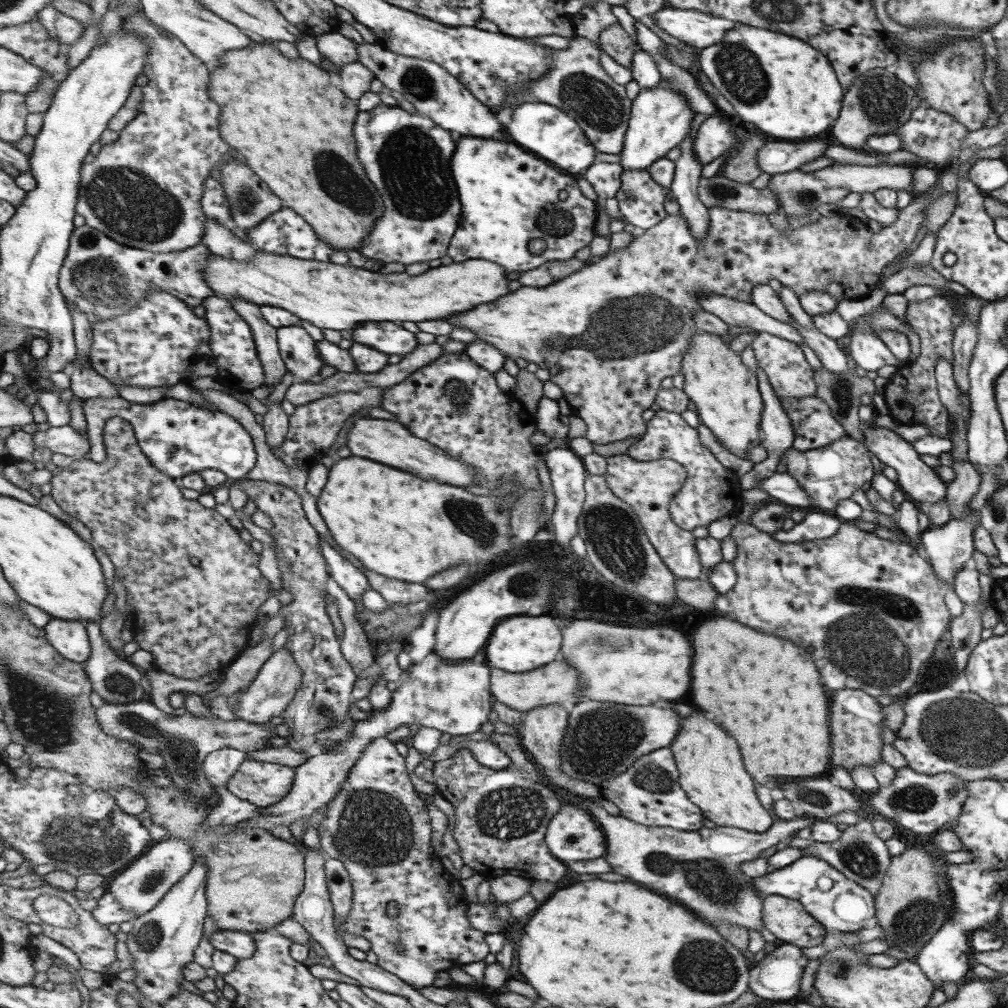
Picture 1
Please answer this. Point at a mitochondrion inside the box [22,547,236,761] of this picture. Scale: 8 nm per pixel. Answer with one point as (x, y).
(116, 683)

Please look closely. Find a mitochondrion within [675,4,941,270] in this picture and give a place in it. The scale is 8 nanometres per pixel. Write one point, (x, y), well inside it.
(739, 69)

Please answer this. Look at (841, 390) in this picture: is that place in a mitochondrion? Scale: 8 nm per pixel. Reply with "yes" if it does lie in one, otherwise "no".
yes

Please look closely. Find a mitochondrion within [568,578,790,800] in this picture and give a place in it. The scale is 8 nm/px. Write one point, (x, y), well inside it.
(656, 779)

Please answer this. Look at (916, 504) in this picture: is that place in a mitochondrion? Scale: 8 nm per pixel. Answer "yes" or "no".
no

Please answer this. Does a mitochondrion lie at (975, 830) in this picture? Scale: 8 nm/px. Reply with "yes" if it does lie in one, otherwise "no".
no

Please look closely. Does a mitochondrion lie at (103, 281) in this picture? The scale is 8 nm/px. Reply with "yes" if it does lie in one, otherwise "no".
yes

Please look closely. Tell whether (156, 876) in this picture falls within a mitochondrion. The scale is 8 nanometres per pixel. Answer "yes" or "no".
yes

